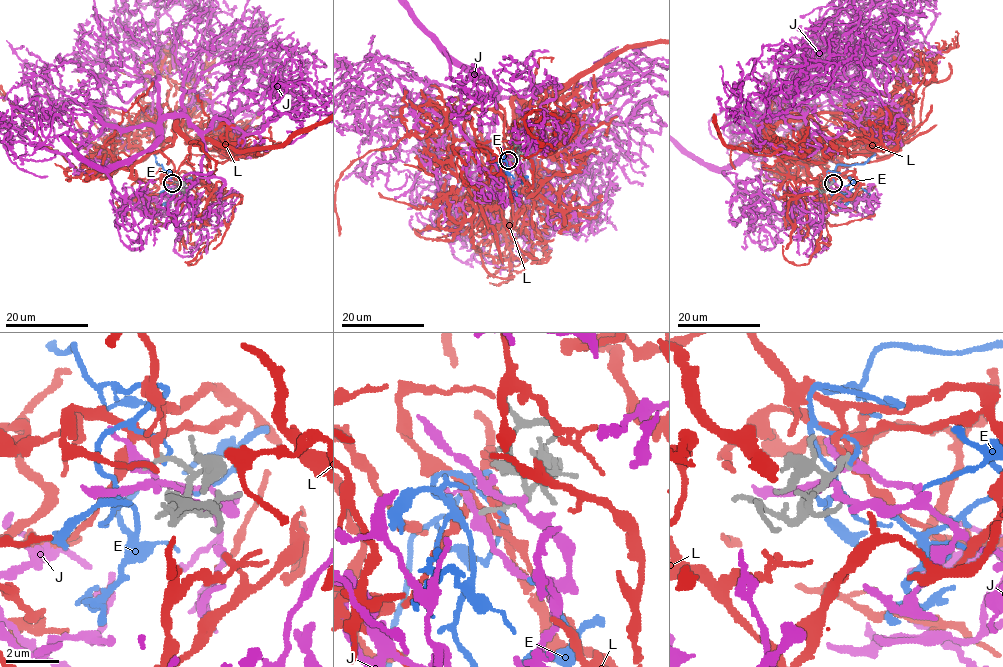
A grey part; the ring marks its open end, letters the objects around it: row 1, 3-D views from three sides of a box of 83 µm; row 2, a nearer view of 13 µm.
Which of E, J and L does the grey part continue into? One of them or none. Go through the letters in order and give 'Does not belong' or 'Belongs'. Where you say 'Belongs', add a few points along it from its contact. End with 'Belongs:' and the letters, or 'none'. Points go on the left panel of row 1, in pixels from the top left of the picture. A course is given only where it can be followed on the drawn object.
E: Does not belong
J: Does not belong
L: Does not belong
Belongs: none

